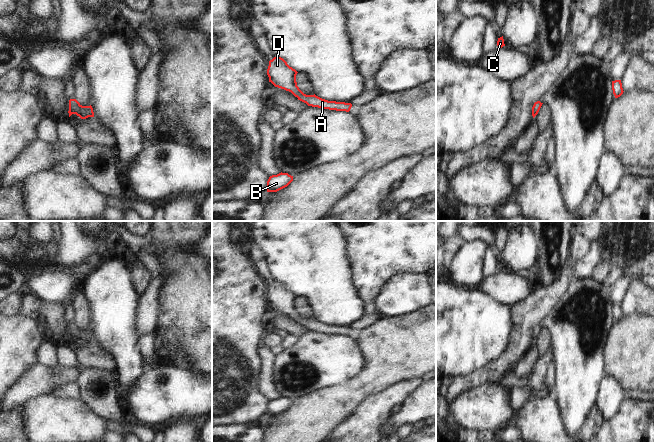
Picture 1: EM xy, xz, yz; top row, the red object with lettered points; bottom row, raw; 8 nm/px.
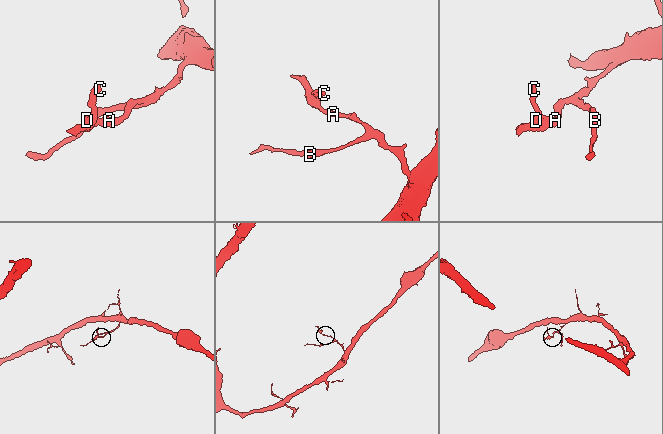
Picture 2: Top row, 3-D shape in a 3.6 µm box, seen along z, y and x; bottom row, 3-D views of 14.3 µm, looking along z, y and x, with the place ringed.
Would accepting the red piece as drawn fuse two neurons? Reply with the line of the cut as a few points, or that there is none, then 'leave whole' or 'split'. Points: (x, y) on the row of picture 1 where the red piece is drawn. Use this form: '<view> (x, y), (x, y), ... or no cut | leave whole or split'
no cut | leave whole

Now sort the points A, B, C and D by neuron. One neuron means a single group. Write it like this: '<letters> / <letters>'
A B C D

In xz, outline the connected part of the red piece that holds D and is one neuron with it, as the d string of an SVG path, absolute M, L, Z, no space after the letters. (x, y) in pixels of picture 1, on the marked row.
M274 57L269 61L267 75L269 77L269 82L271 82L275 87L291 92L298 98L298 100L306 103L308 106L336 111L350 111L352 107L351 103L328 101L316 96L315 94L304 94L297 86L297 73L298 72L290 67L281 57Z

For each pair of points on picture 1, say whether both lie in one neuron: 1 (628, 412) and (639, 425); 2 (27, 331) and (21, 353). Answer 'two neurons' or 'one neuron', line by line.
1: one neuron
2: one neuron

